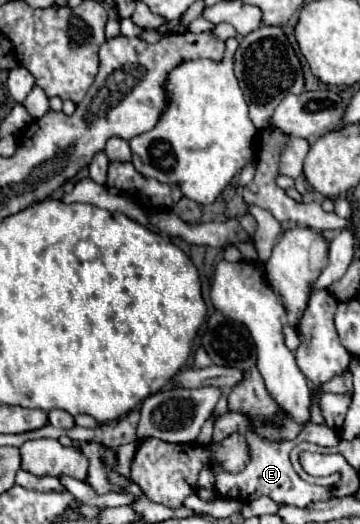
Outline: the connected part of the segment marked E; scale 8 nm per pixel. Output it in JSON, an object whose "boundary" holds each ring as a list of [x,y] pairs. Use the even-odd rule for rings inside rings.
{"boundary":[[[228,412],[224,416],[220,416],[214,424],[214,434],[212,434],[212,444],[218,444],[222,440],[226,440],[228,436],[232,434],[240,434],[244,438],[244,444],[248,448],[248,464],[240,470],[240,472],[226,472],[218,462],[214,464],[214,476],[216,476],[216,490],[220,492],[222,498],[230,498],[230,500],[238,500],[238,502],[252,502],[260,496],[268,496],[272,498],[276,504],[284,506],[298,506],[298,508],[304,508],[312,502],[322,502],[322,500],[328,500],[332,498],[332,490],[326,488],[326,486],[314,486],[314,484],[308,484],[304,482],[292,468],[292,462],[290,462],[290,450],[294,446],[298,446],[300,442],[314,442],[314,444],[338,444],[340,438],[334,430],[330,430],[328,426],[324,424],[308,424],[302,434],[292,440],[292,442],[264,442],[262,438],[256,438],[256,434],[252,434],[248,430],[248,418],[244,418],[242,414],[236,414],[236,412]]]}

